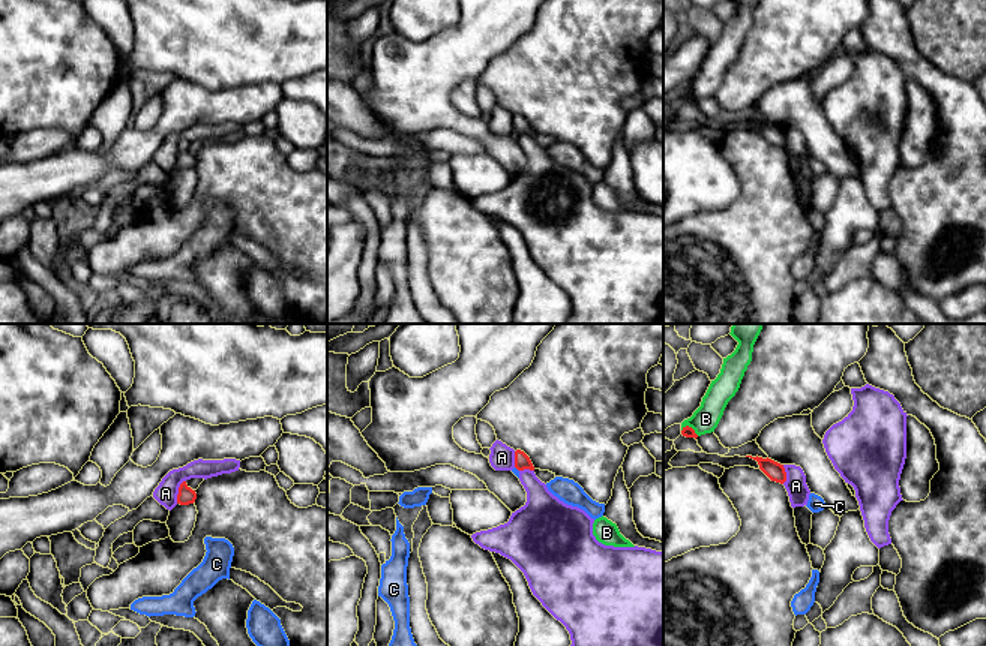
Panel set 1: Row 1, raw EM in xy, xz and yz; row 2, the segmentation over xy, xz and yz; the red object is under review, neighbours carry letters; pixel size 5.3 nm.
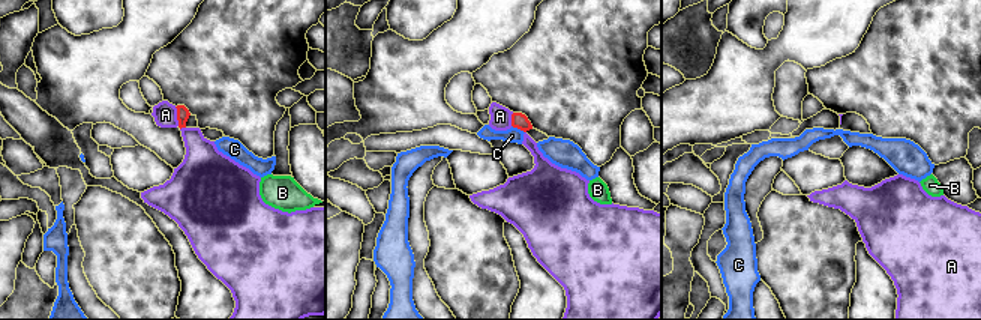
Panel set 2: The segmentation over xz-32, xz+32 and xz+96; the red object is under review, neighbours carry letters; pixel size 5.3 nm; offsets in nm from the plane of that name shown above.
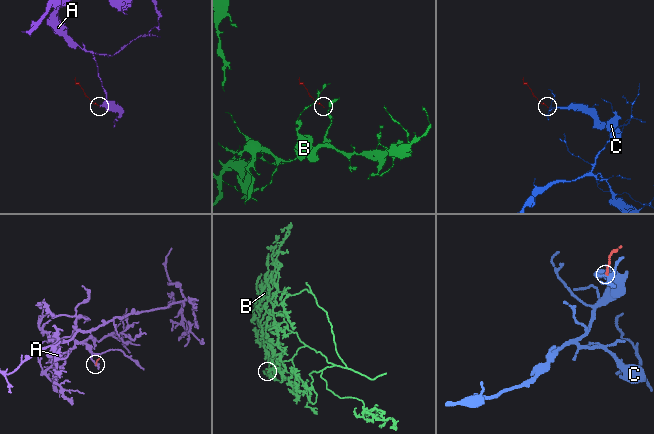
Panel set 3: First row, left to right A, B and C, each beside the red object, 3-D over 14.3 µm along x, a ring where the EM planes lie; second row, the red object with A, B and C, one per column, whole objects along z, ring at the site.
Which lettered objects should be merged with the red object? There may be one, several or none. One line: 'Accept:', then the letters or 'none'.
Accept: none

